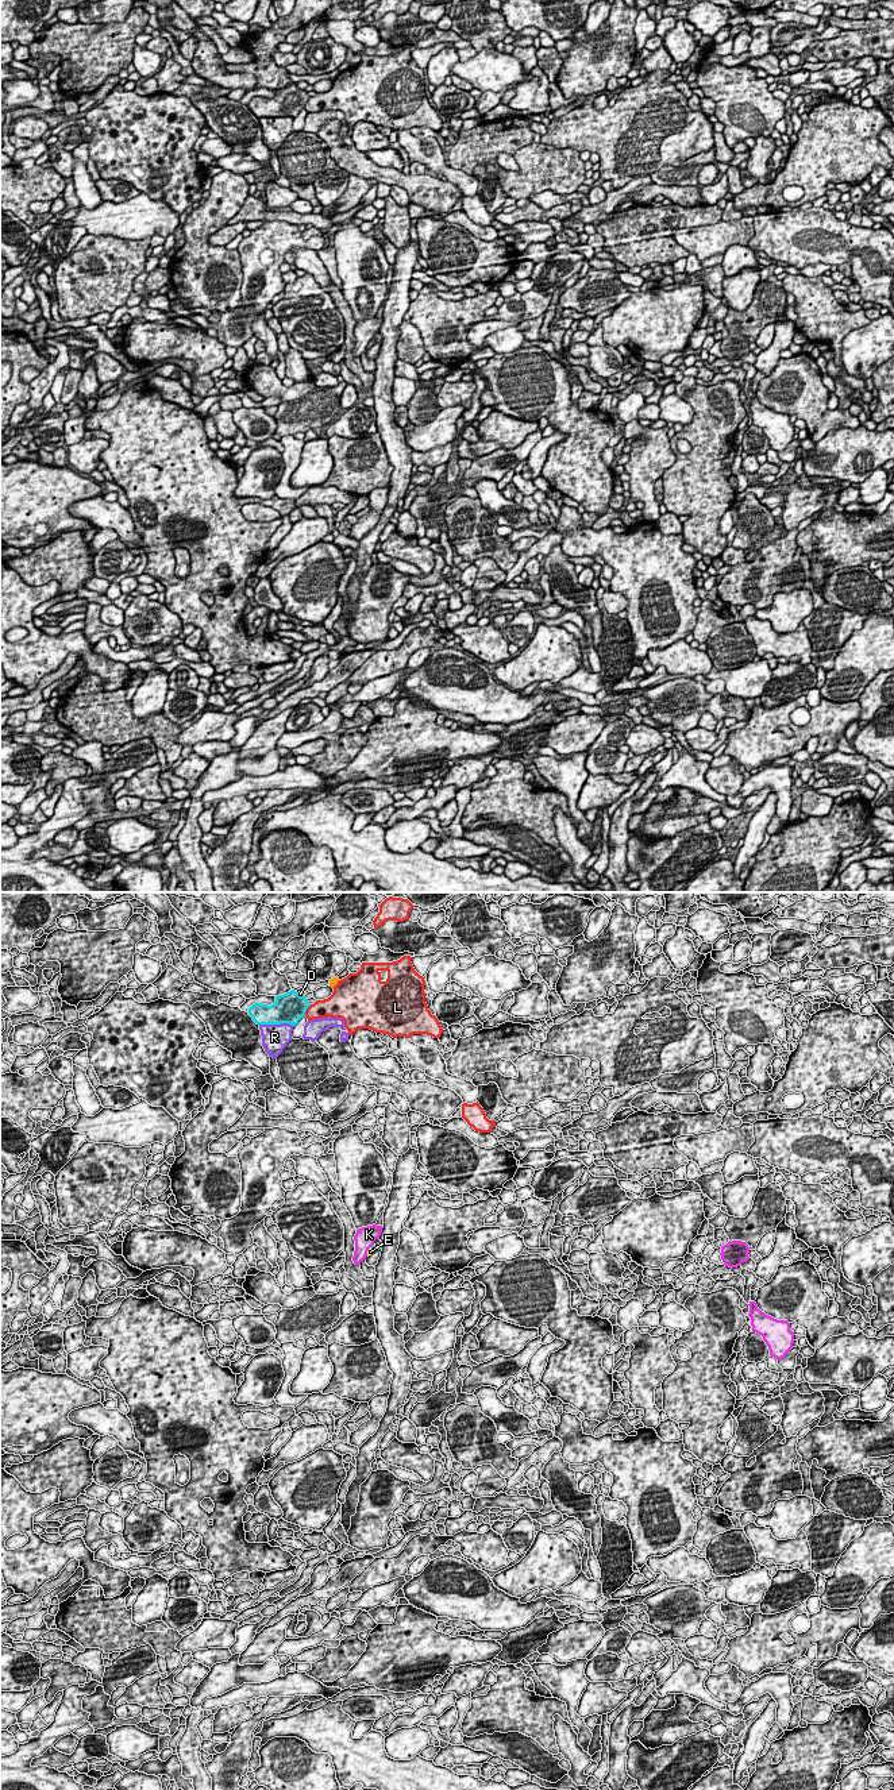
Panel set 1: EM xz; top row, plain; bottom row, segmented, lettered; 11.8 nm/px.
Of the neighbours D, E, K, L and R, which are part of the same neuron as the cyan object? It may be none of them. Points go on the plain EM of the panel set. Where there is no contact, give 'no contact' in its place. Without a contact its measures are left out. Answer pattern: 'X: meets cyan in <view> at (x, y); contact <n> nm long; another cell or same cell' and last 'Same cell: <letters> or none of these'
D: meets cyan in xz at (299, 88); contact 90 nm long; another cell
E: meets cyan in xz at (373, 340); contact 80 nm long; same cell
K: no contact; another cell
L: meets cyan in xz at (305, 103); contact 170 nm long; another cell
R: meets cyan in xz at (277, 116); contact 420 nm long; another cell
Same cell: E

